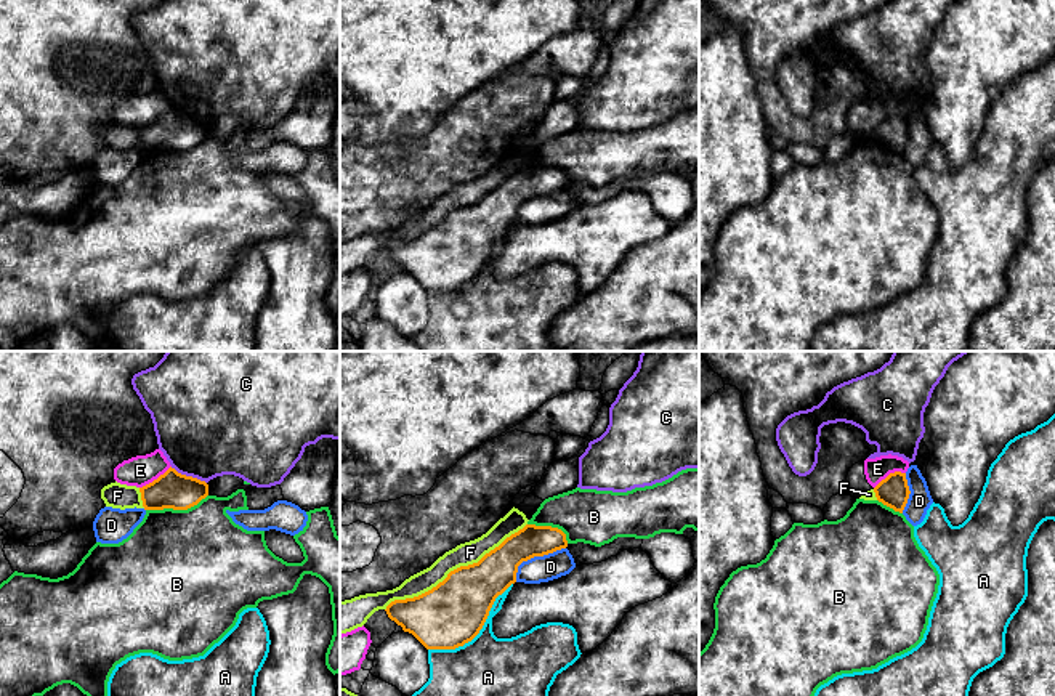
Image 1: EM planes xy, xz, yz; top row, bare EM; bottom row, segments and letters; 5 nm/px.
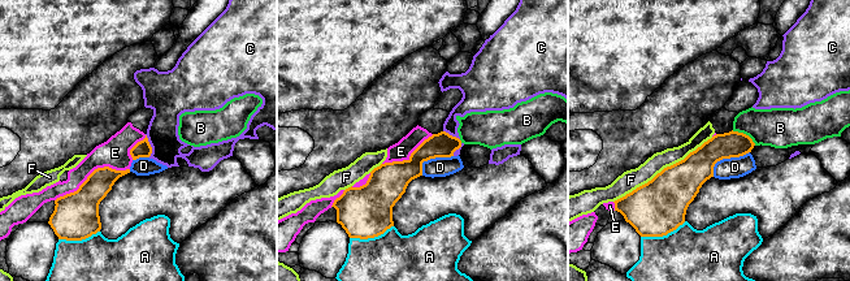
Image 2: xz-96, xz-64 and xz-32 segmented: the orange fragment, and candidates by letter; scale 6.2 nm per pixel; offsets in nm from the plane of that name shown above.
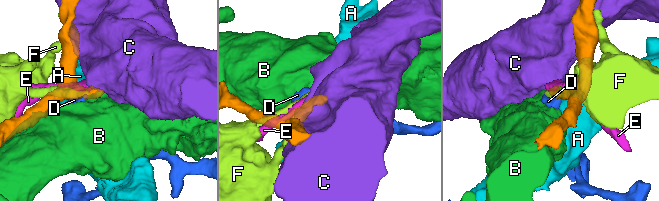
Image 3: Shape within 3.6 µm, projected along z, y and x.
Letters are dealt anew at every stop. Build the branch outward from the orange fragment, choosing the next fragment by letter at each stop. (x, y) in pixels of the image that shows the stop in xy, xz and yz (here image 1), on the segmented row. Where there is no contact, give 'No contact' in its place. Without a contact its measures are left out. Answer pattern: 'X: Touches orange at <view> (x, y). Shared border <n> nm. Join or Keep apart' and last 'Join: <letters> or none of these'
A: Touches orange at xz (478, 632). Shared border 550 nm. Keep apart
B: Touches orange at xy (177, 509). Shared border 320 nm. Keep apart
C: Touches orange at xy (188, 477). Shared border 200 nm. Keep apart
D: Touches orange at xz (534, 555). Shared border 300 nm. Keep apart
E: Touches orange at xy (154, 480). Shared border 200 nm. Keep apart
F: Touches orange at xz (454, 570). Shared border 850 nm. Keep apart
Join: none of these

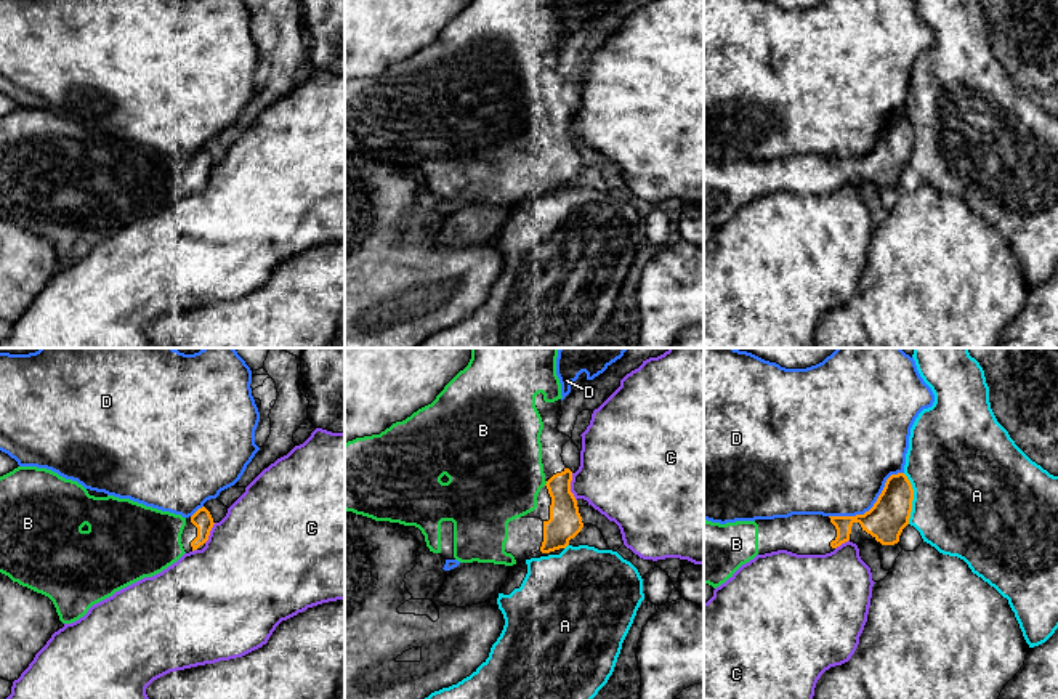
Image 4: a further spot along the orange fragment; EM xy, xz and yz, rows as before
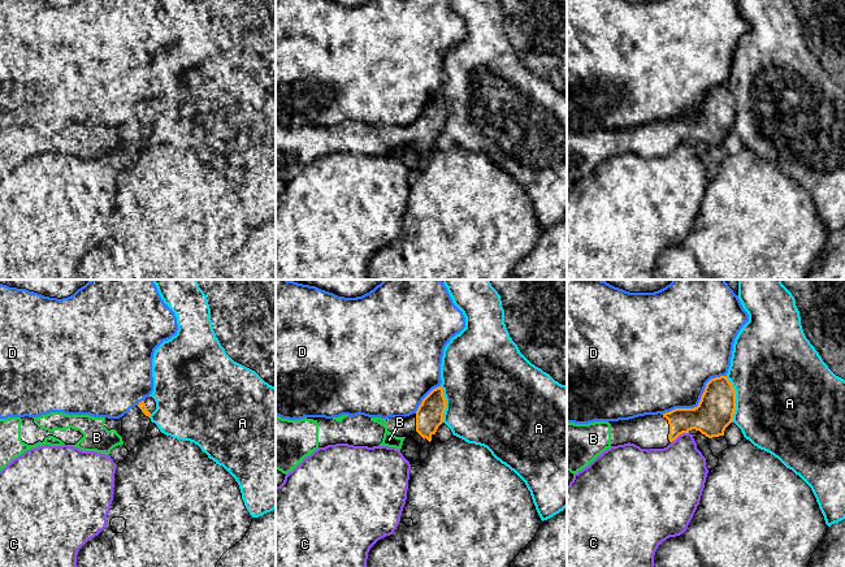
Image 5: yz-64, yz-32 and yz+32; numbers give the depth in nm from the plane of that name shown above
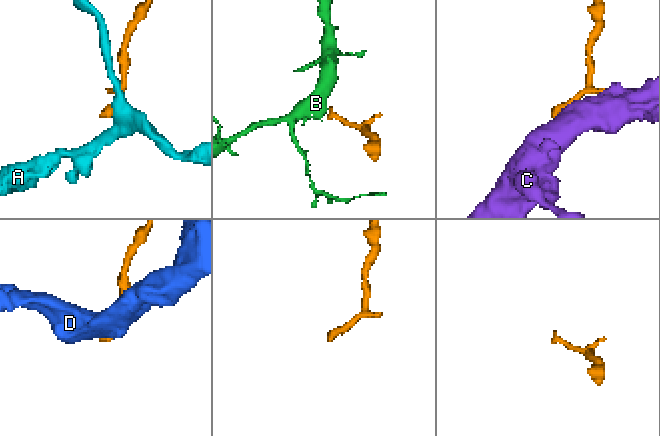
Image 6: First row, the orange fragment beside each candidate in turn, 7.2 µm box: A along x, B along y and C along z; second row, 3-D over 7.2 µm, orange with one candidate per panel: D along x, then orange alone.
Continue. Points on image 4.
A: Touches orange at yz (912, 499). Shared border 260 nm. Keep apart
B: Touches orange at xz (547, 483). Shared border 30 nm. Join
C: Touches orange at xz (569, 488). Shared border 150 nm. Keep apart
D: Touches orange at yz (872, 507). Shared border 440 nm. Keep apart
Join: B

